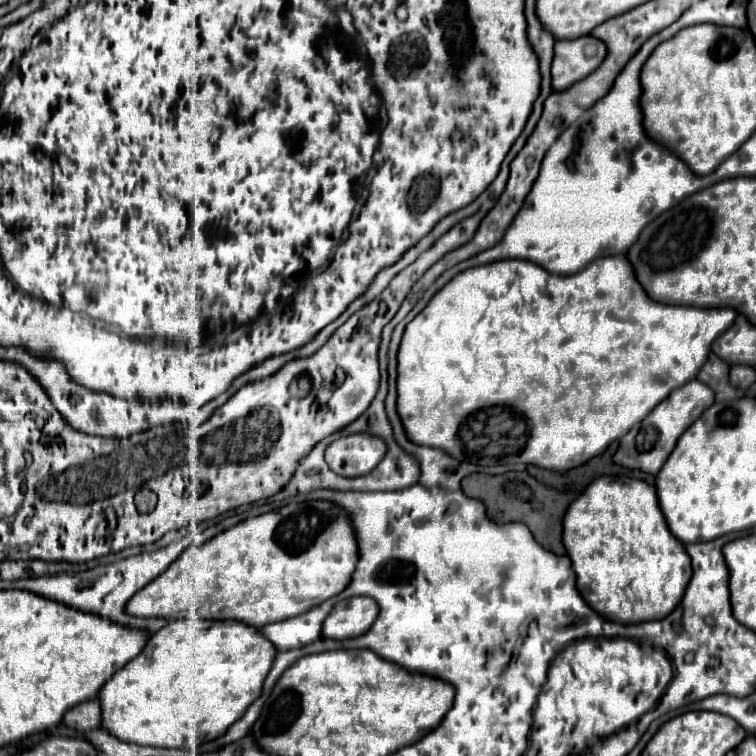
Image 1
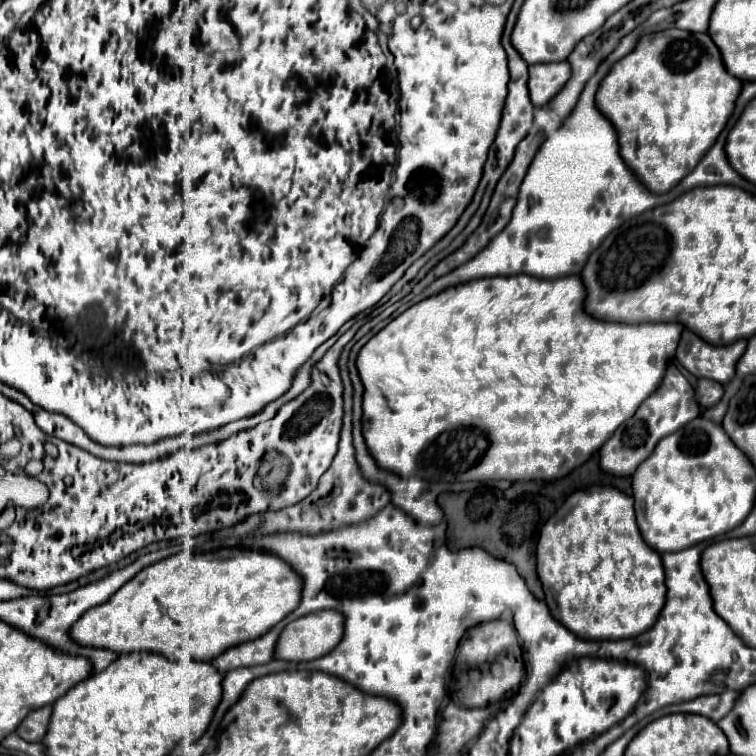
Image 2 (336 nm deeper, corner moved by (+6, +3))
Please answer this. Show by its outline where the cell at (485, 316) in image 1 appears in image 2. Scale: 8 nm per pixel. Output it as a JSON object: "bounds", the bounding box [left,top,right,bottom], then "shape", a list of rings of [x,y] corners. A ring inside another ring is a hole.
{"bounds":[357,275,683,481],"shape":[[[511,275],[511,277],[485,277],[473,279],[463,285],[447,287],[435,297],[427,297],[417,305],[409,307],[397,319],[393,319],[385,329],[381,329],[359,353],[357,367],[361,381],[365,385],[363,393],[363,437],[375,457],[375,461],[401,477],[421,477],[427,481],[485,481],[485,479],[509,479],[509,481],[529,481],[543,479],[555,481],[565,477],[575,467],[583,465],[603,443],[613,435],[613,431],[637,411],[637,407],[659,387],[667,363],[675,357],[679,337],[683,333],[681,323],[613,323],[603,319],[593,319],[585,313],[585,287],[581,287],[579,275],[567,275],[559,279],[537,279],[531,275]]]}

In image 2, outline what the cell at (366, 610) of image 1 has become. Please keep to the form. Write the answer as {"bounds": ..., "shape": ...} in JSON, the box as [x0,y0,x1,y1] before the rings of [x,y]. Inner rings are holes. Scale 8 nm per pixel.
{"bounds":[275,611,345,661],"shape":[[[315,611],[291,621],[275,647],[275,657],[285,661],[313,661],[337,647],[345,631],[339,611]]]}

